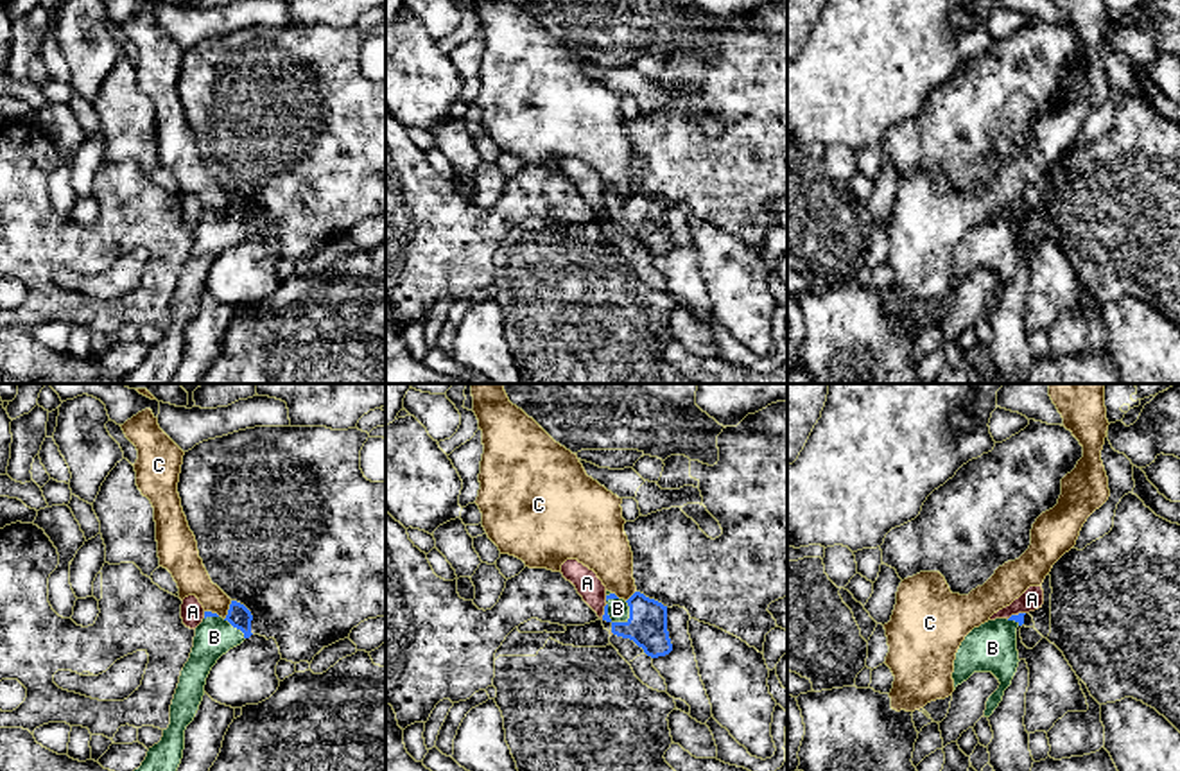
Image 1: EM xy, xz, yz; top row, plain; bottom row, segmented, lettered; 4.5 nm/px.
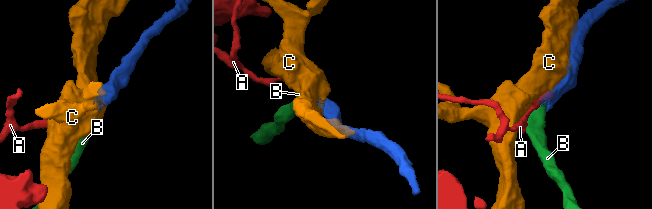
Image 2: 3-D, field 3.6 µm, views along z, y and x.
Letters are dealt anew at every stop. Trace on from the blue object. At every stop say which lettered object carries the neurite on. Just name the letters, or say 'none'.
B

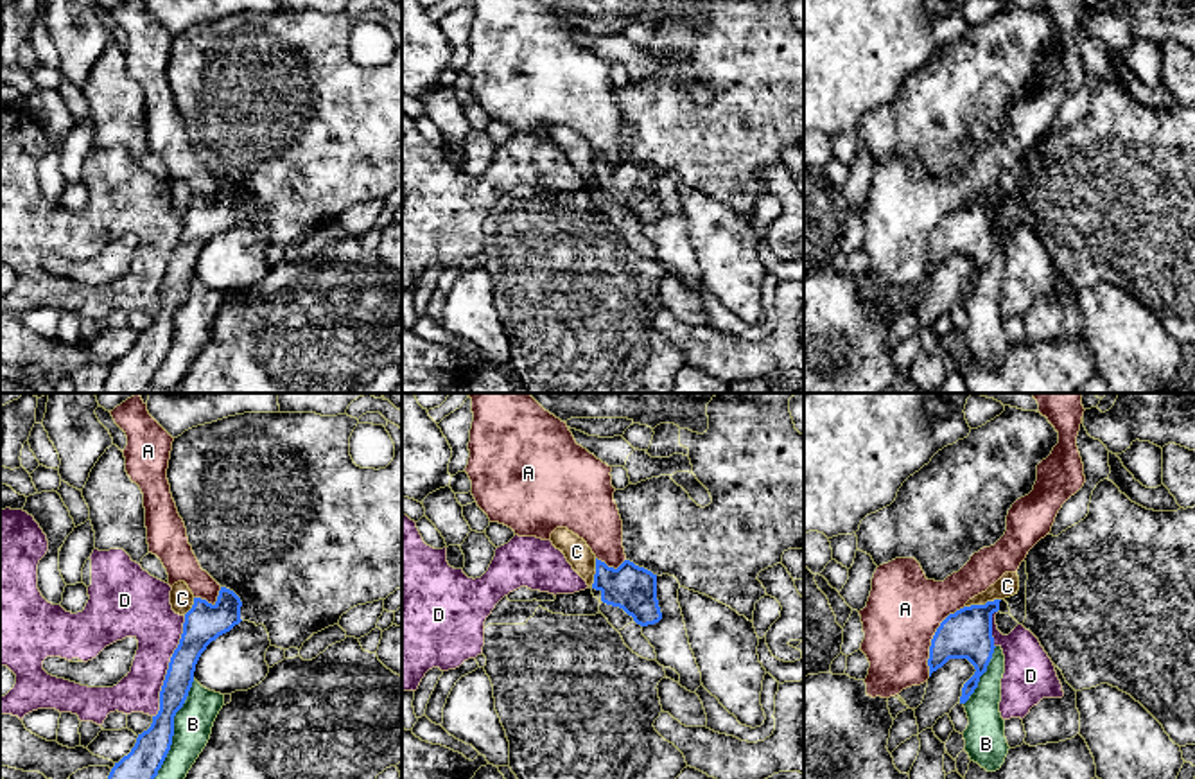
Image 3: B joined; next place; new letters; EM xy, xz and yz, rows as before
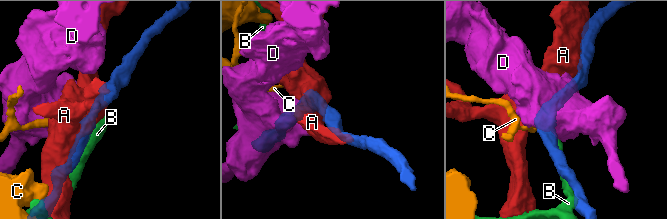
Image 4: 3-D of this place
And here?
none

